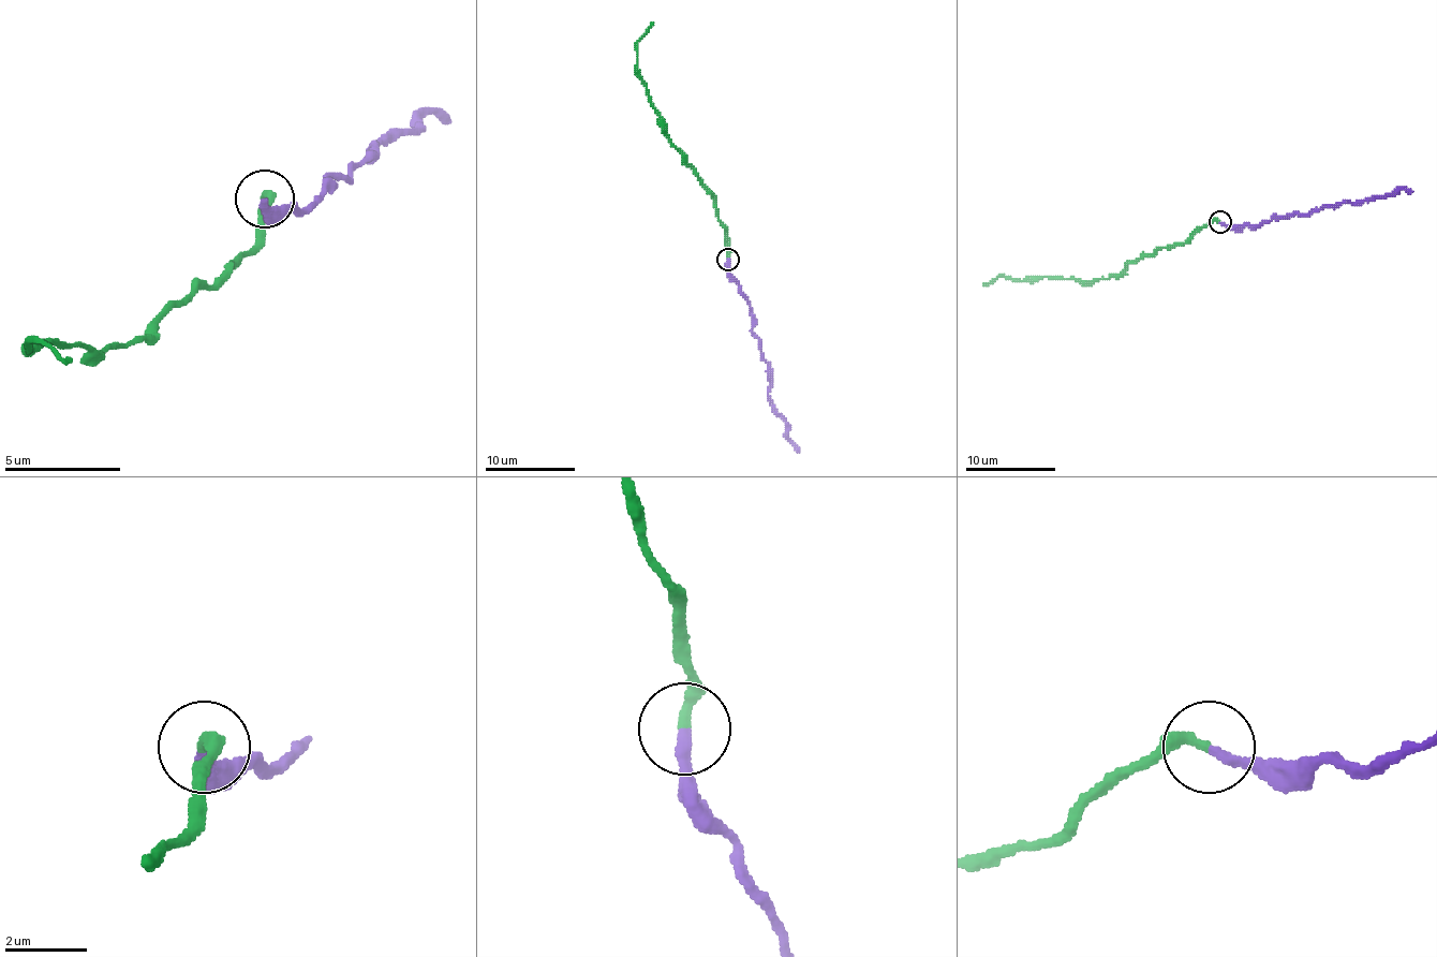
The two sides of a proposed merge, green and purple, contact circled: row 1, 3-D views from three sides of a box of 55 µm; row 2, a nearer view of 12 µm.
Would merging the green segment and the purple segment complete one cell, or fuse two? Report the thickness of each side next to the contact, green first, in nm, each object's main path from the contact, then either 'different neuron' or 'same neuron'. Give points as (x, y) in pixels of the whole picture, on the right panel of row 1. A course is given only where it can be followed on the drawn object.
260 nm thick on the green side, 260 nm on the other; green runs (1219, 222), (1213, 220), (1179, 245), (1131, 261), (1119, 275), (1092, 281), (1002, 277), (983, 285); purple runs (1219, 222), (1260, 225), (1273, 218), (1394, 195), (1402, 189), (1412, 191); same neuron

